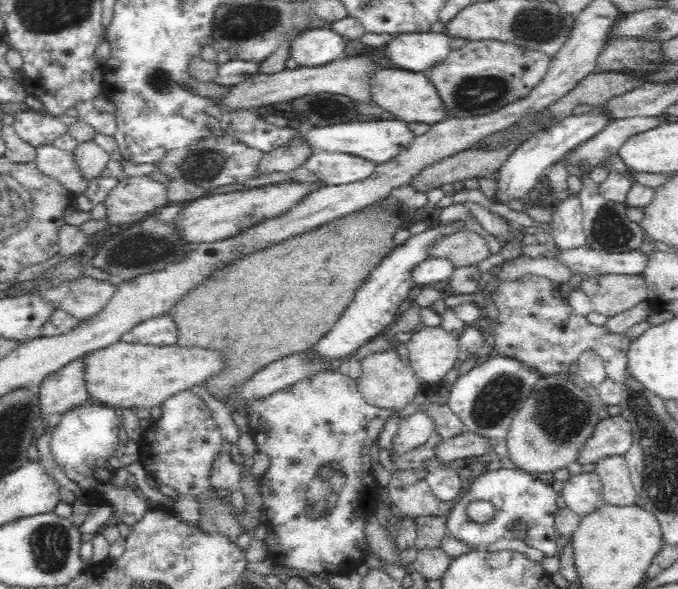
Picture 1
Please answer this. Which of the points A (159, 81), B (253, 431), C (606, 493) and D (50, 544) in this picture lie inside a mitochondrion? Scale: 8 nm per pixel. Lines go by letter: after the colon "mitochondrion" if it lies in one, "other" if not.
A: mitochondrion
B: other
C: other
D: mitochondrion

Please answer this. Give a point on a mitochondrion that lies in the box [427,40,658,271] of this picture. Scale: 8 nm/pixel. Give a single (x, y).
(480, 92)

